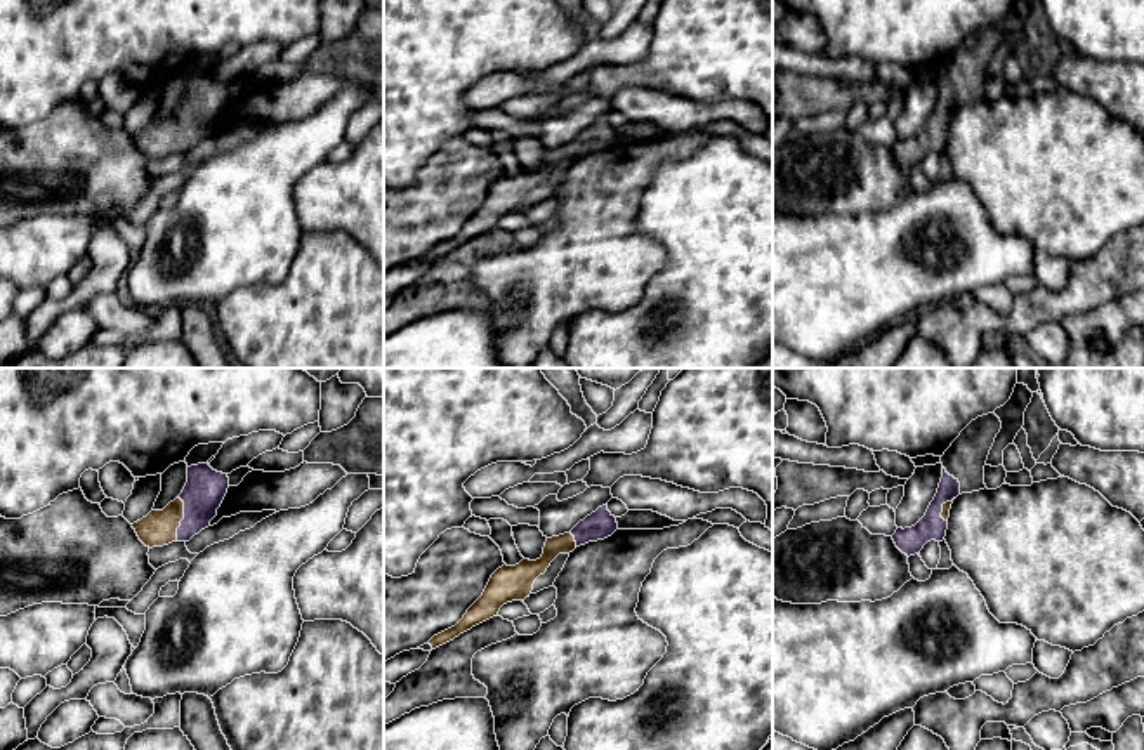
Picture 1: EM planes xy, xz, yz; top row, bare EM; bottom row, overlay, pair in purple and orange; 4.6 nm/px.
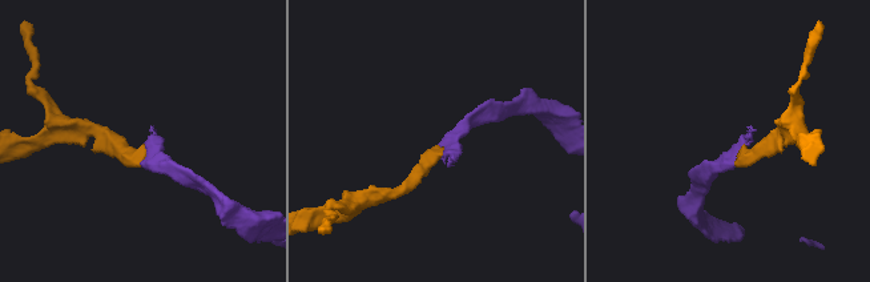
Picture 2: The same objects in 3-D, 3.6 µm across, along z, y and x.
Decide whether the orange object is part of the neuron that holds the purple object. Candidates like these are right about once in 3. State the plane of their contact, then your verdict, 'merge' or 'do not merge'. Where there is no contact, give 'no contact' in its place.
xy | merge

